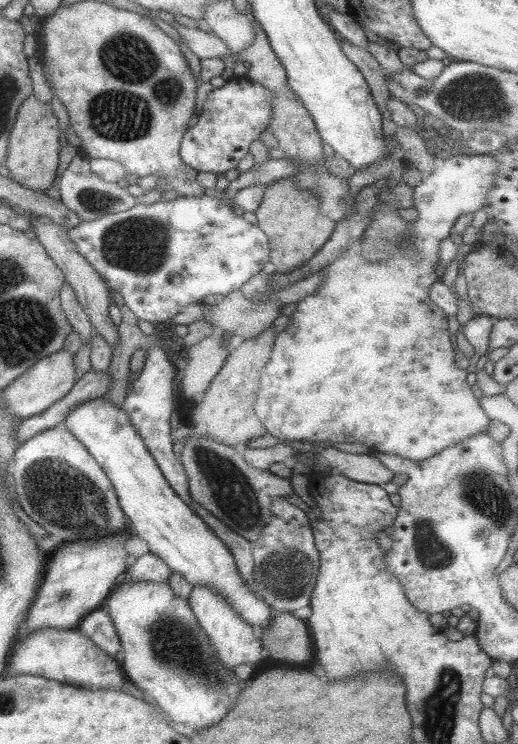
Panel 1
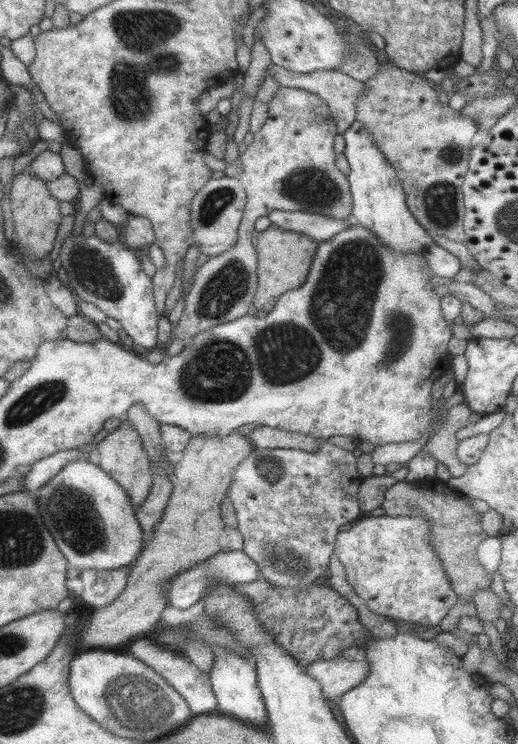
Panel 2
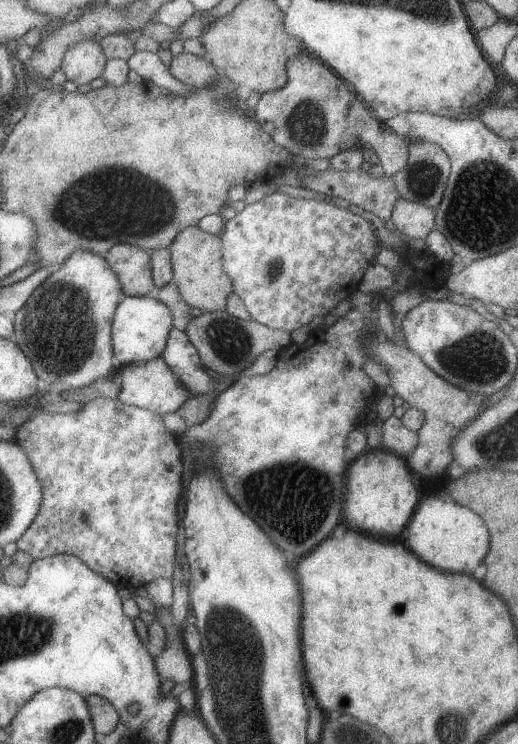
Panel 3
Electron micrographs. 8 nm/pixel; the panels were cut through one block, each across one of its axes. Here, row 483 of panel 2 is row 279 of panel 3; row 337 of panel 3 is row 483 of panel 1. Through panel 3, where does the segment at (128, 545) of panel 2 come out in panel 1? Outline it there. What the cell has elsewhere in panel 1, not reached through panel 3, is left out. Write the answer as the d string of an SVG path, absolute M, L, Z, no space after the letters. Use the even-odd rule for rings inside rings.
M63 426L43 430L17 446L9 474L13 476L13 494L23 514L47 530L59 544L97 542L125 532L129 526L109 476L87 448Z

